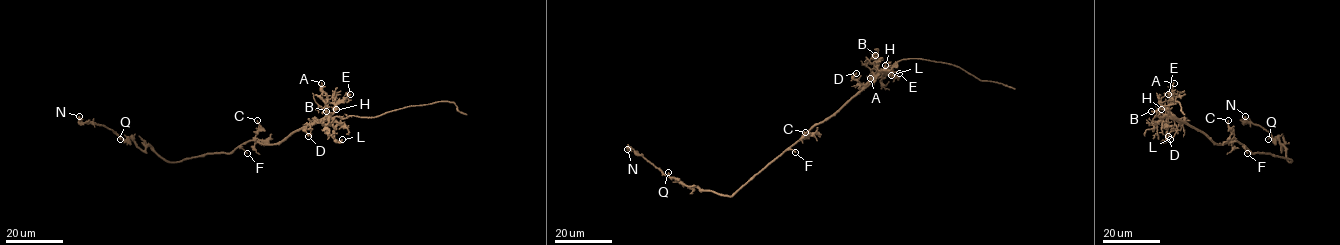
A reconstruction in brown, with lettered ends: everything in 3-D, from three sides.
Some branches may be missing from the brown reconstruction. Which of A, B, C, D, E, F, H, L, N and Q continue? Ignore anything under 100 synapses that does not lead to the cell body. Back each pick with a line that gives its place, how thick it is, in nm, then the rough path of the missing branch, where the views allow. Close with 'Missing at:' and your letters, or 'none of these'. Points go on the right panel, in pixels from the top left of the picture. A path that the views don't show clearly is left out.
Missing at: none of these

